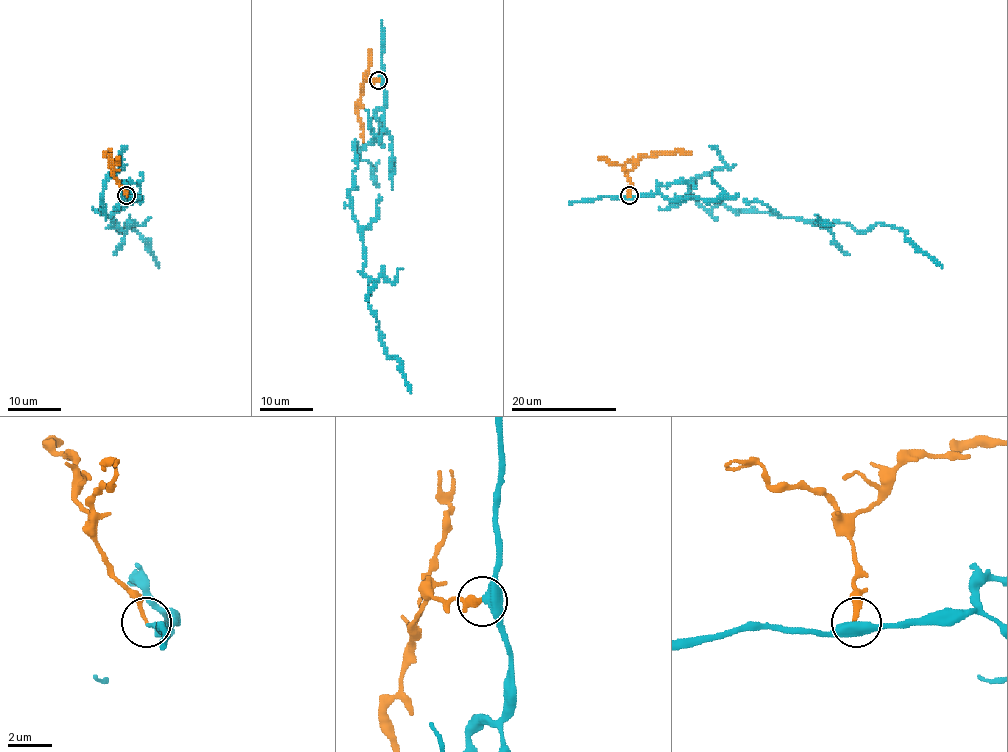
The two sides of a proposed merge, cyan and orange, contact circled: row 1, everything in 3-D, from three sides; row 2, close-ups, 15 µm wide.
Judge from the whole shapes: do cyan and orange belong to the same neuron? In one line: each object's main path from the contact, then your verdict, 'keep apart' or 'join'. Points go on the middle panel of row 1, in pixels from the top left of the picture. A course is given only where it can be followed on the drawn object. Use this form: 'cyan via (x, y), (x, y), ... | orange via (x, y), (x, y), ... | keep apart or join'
cyan via (378, 80), (381, 134), (356, 141), (350, 207), (369, 309), (411, 392) | orange via (378, 80), (366, 79), (356, 105), (364, 141) | join

